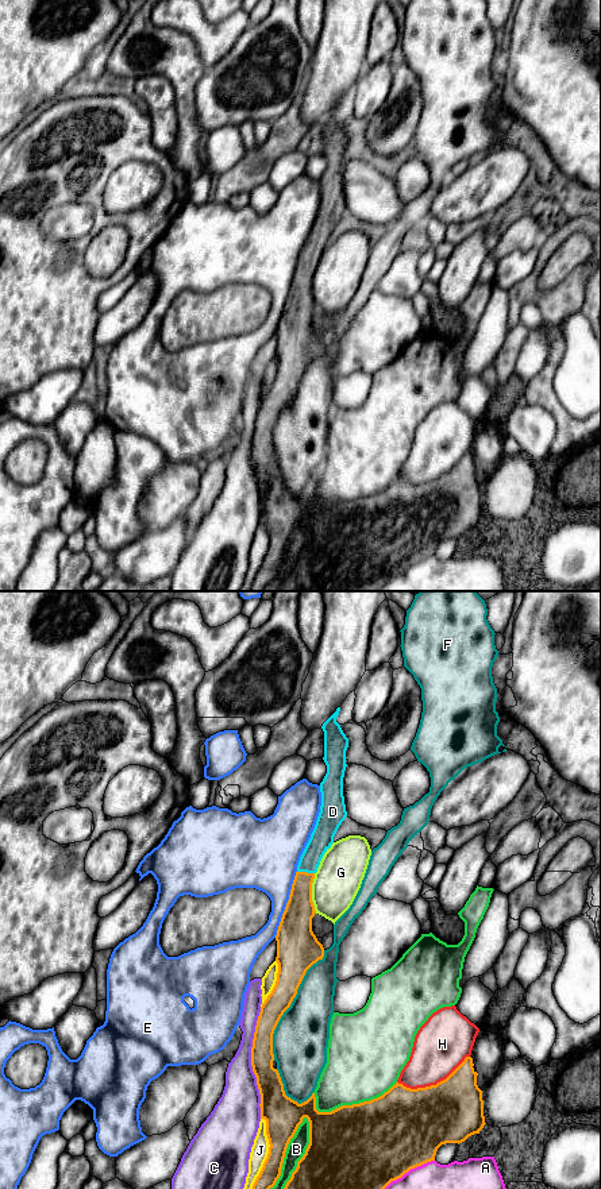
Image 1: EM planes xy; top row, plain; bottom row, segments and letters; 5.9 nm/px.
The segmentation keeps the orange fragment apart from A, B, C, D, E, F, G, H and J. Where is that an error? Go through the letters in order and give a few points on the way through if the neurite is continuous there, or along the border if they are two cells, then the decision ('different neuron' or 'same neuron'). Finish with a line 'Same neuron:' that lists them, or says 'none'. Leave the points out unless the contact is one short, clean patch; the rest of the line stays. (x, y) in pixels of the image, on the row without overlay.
A: different neuron
B: different neuron
C: different neuron
D: runs through xy (300, 305), (300, 289), (305, 267), (309, 254), (322, 234); same neuron
E: different neuron
F: different neuron
G: border along xy (314, 269), (312, 300), (316, 308); different neuron
H: different neuron
J: different neuron
Same neuron: D

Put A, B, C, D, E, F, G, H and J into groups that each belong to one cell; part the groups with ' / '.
A / B / C / D / E / F / G / H / J

